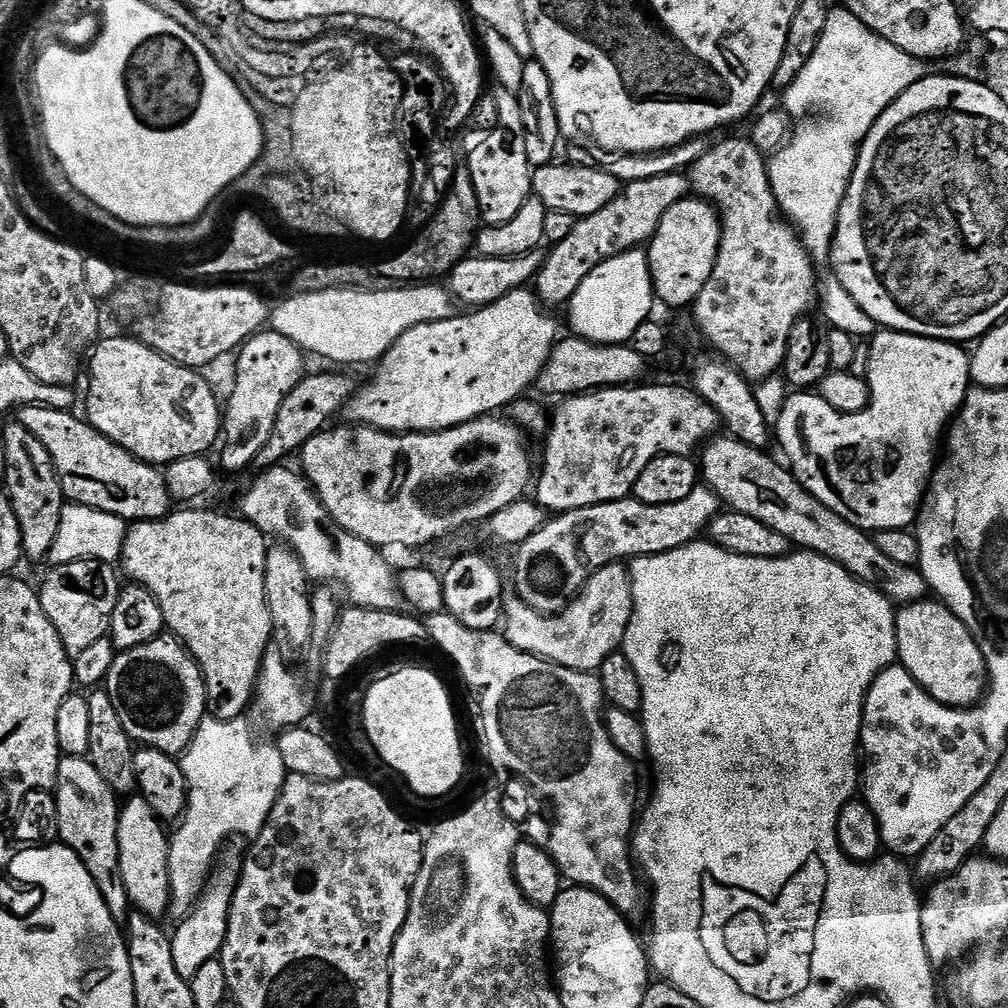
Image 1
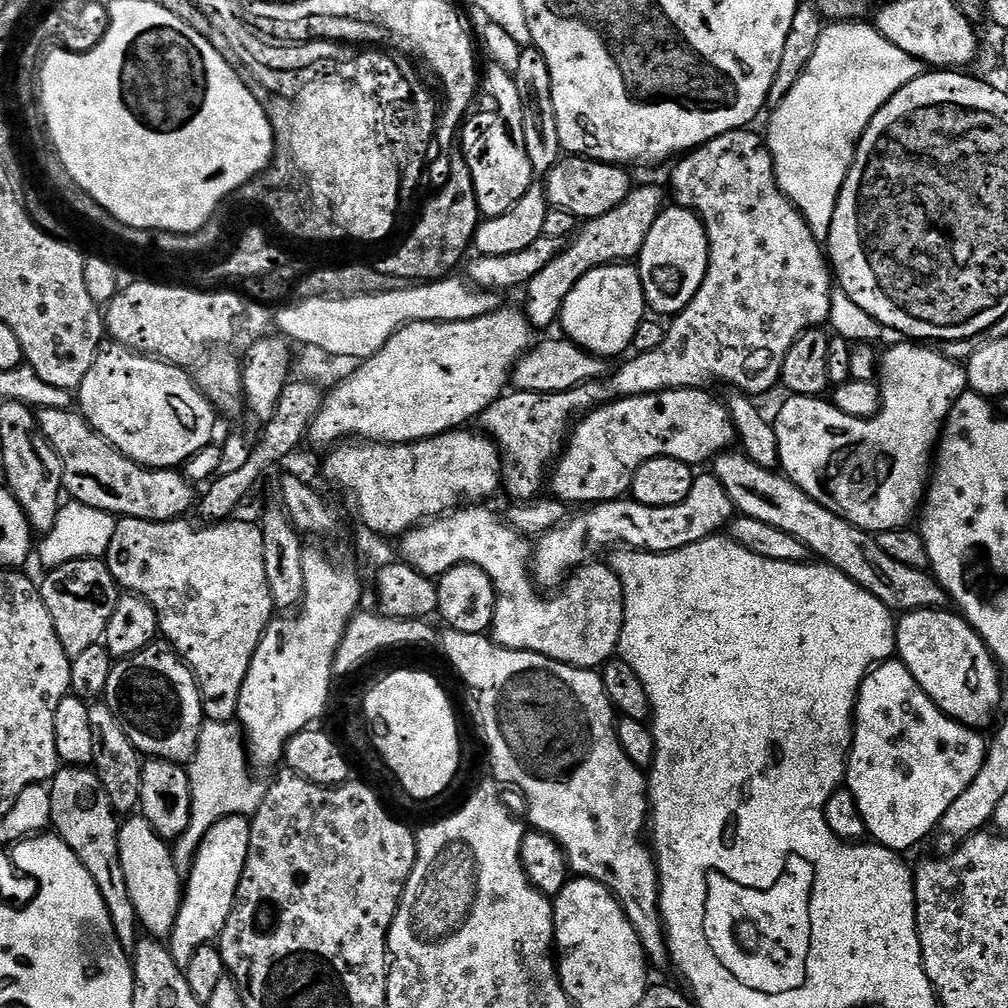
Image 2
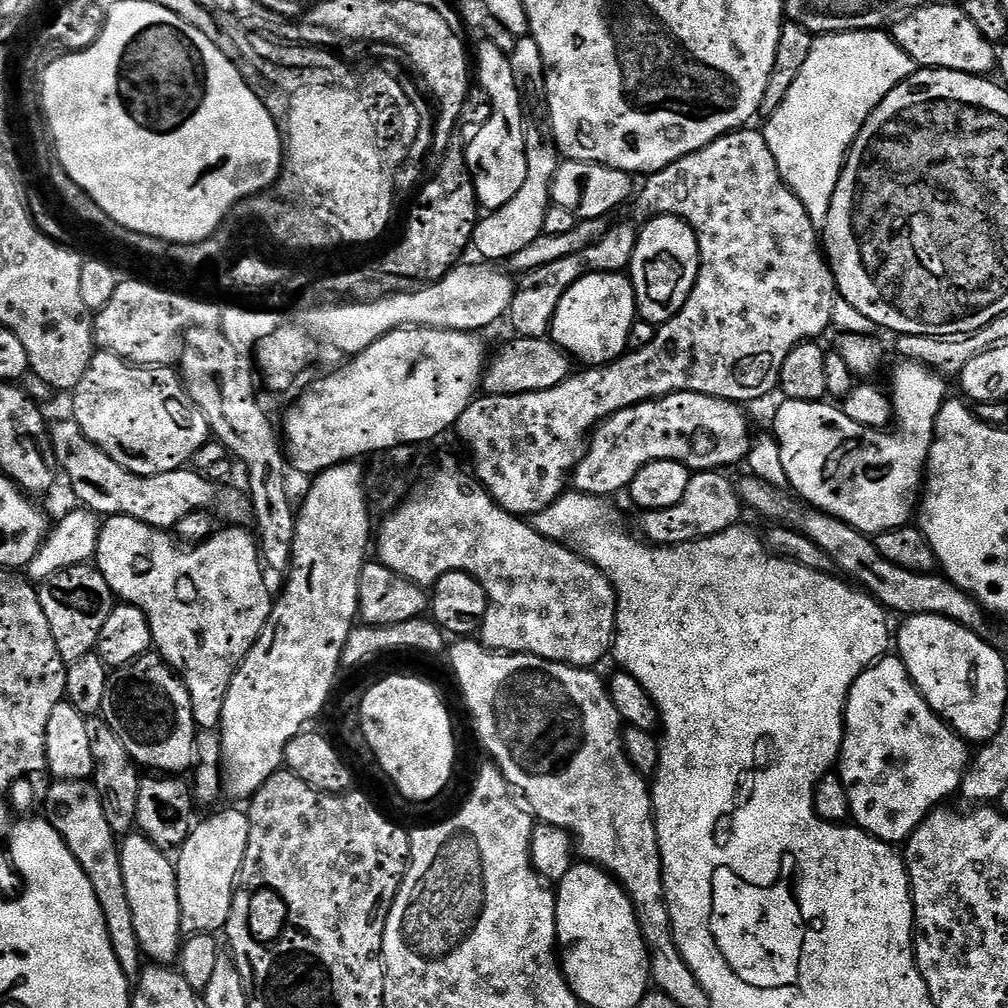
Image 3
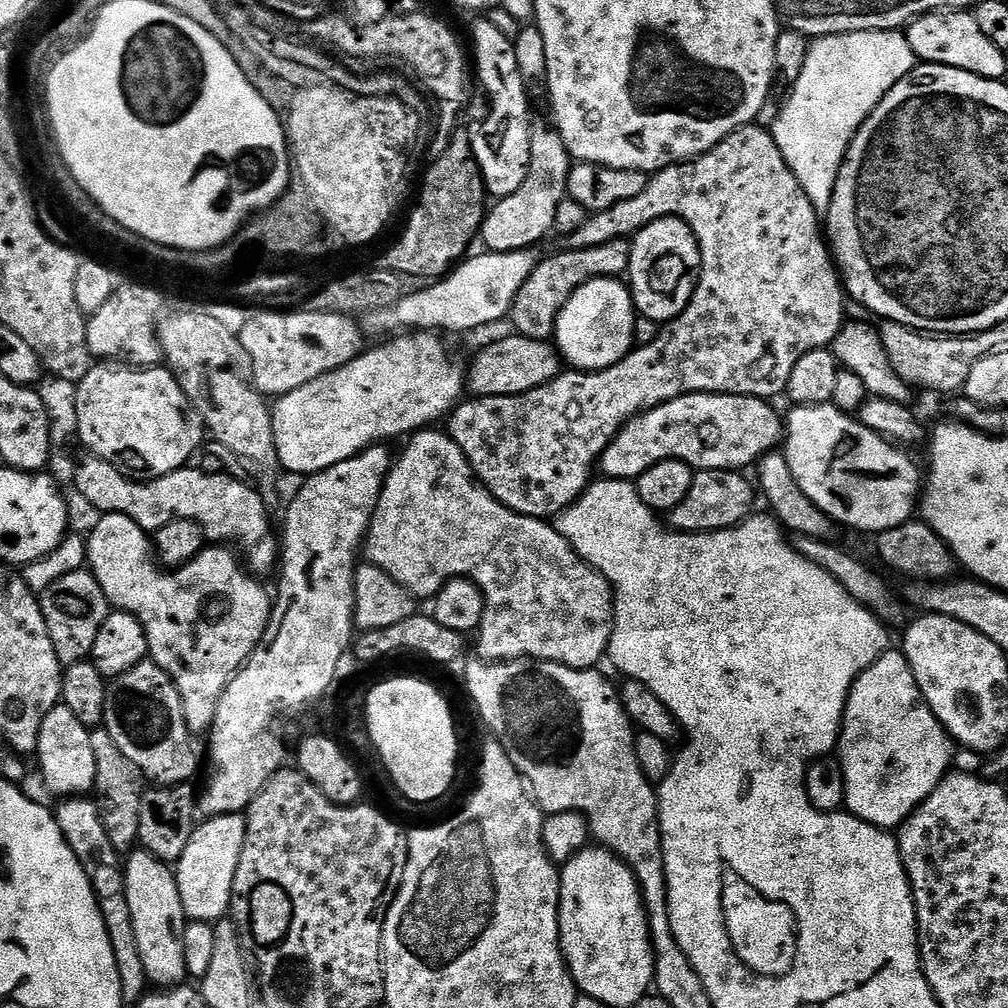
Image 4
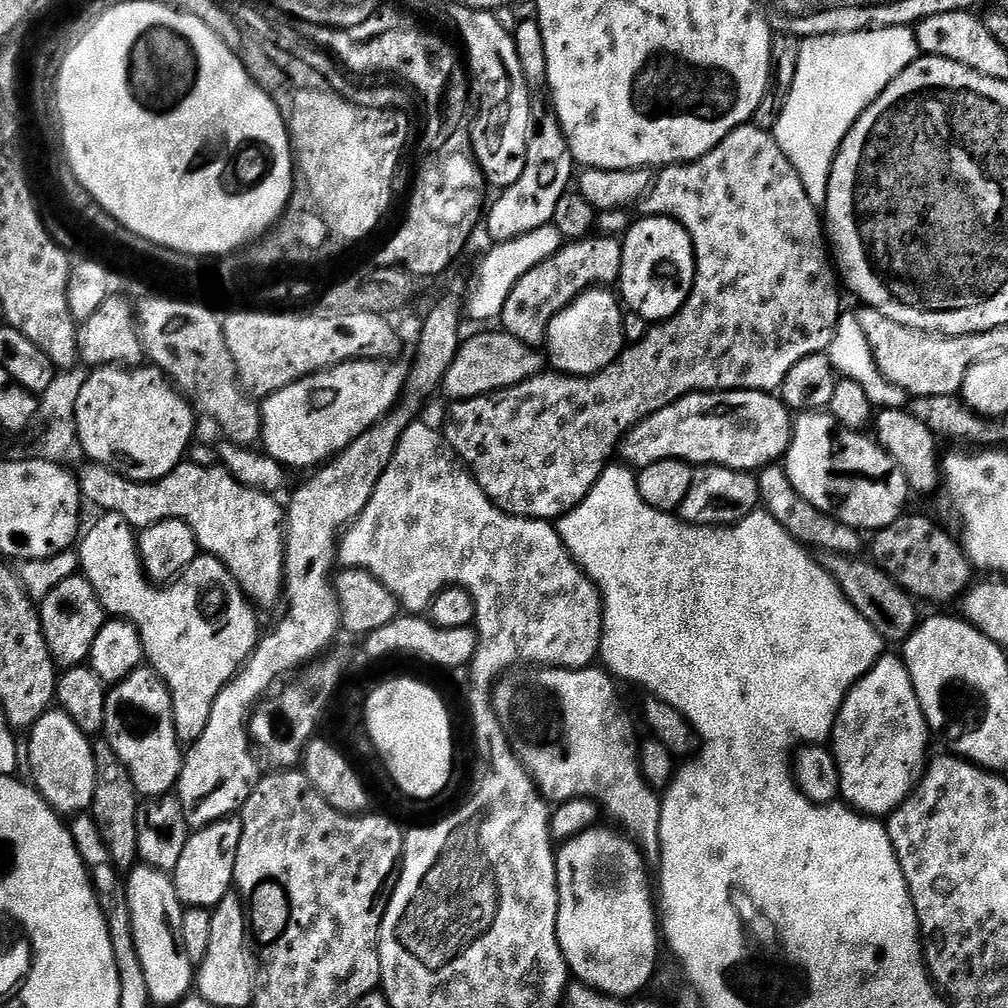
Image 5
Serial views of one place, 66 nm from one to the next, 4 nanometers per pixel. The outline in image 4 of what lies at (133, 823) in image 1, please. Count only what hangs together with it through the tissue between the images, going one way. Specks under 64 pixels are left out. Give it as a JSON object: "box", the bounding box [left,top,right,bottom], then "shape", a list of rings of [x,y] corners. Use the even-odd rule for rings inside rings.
{"box":[124,850,188,989],"shape":[[[136,850],[127,857],[124,864],[124,881],[130,914],[134,918],[138,955],[142,957],[142,966],[146,966],[149,985],[161,989],[183,985],[188,976],[186,946],[182,946],[186,917],[182,898],[178,894],[175,871],[154,858],[154,854]]]}

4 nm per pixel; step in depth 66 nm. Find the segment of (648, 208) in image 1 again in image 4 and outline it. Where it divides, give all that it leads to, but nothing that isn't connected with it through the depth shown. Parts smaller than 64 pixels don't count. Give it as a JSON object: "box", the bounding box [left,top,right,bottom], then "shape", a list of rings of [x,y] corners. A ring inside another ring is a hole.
{"box":[510,240,632,340],"shape":[[[615,240],[606,242],[602,246],[594,246],[590,250],[560,250],[557,256],[548,256],[537,263],[536,268],[522,282],[522,290],[512,303],[510,321],[517,333],[531,340],[553,339],[556,330],[558,314],[566,306],[568,299],[586,282],[601,278],[620,278],[627,273],[632,246],[628,240]]]}

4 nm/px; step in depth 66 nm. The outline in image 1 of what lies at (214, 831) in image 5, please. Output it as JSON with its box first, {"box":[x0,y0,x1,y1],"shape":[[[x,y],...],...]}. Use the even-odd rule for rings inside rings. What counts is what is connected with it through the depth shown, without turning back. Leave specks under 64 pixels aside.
{"box":[171,848,242,982],"shape":[[[227,848],[219,853],[199,900],[196,901],[191,912],[177,923],[180,925],[177,926],[176,932],[171,933],[174,967],[178,969],[178,974],[182,974],[182,978],[189,982],[194,978],[194,974],[198,974],[200,967],[219,957],[222,946],[226,942],[232,896],[236,892],[242,867],[242,852],[236,848]]]}

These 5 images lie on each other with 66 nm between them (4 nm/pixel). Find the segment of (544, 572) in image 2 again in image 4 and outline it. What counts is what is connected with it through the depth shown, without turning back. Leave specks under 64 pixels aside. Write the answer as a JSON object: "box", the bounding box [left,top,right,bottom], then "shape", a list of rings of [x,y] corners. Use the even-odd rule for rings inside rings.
{"box":[667,468,758,534],"shape":[[[709,468],[697,471],[692,477],[690,494],[686,494],[686,498],[682,498],[682,502],[678,502],[678,506],[674,506],[671,512],[667,513],[667,523],[681,534],[735,528],[753,515],[752,503],[758,500],[753,481],[749,477],[748,480],[736,470]]]}

